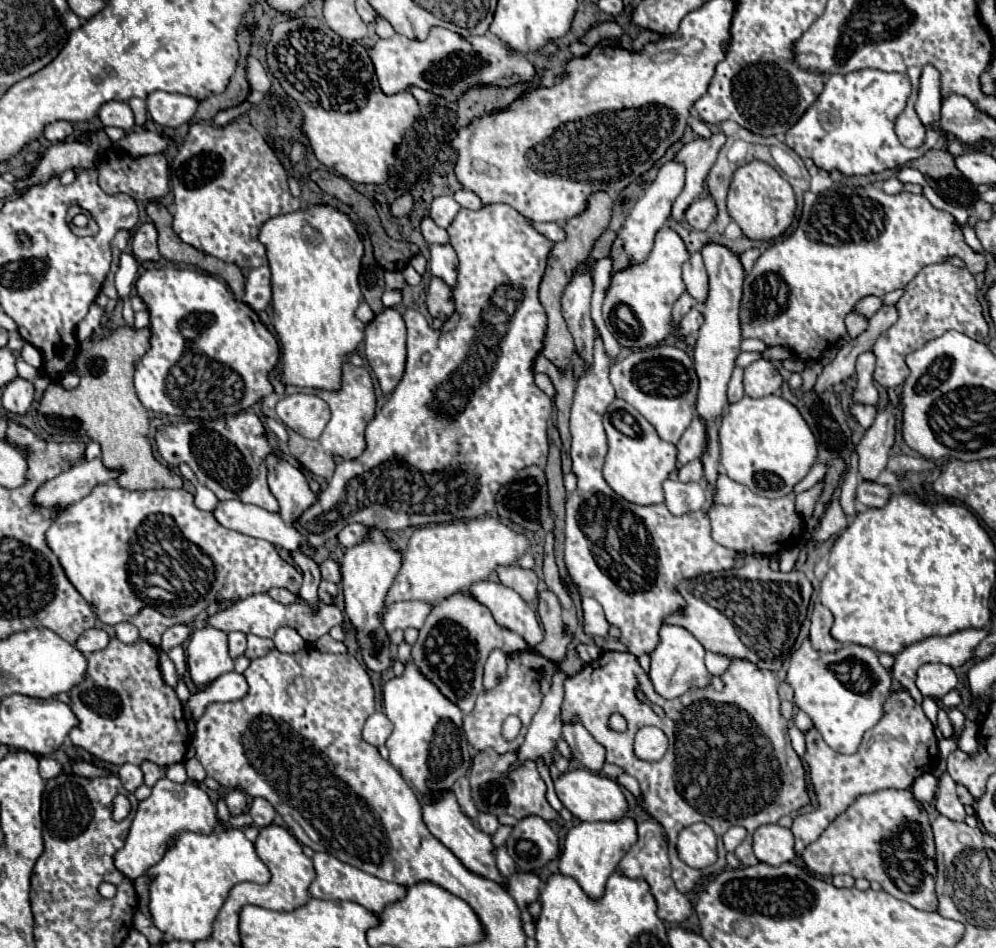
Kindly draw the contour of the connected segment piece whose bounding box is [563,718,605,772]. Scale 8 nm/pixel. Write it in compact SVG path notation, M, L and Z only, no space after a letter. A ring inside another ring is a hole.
M573 718L563 724L563 738L567 740L573 756L589 770L597 772L605 764L605 750L593 740L593 736L583 728L583 724Z

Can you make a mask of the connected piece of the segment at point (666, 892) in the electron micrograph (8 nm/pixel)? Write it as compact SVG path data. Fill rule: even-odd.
M647 820L647 822L639 824L639 840L621 858L619 870L629 878L647 880L647 884L651 886L651 892L653 892L653 896L657 900L659 918L663 918L663 920L667 920L671 924L679 924L691 914L691 902L675 888L675 884L671 880L671 862L669 862L669 852L667 852L667 840L665 840L661 824L657 824L655 820Z

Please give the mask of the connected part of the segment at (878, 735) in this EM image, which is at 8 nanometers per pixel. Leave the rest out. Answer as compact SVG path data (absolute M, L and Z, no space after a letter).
M907 690L891 692L883 704L883 718L863 736L859 750L853 756L833 752L823 736L811 726L805 732L807 752L805 762L809 766L809 780L817 798L817 808L811 814L803 814L793 820L791 832L795 836L795 852L801 854L821 832L849 808L857 794L867 794L883 788L907 790L925 772L931 772L939 764L939 748L931 720L925 716L921 704L917 704Z

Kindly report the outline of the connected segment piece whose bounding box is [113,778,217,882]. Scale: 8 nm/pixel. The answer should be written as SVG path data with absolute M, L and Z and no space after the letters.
M161 778L153 790L151 796L143 802L139 802L137 814L133 818L129 836L125 840L125 846L115 854L115 868L135 882L139 876L145 874L149 866L153 866L161 856L165 854L165 844L171 836L177 832L195 832L195 834L211 834L217 826L217 810L215 804L209 800L205 790L197 790L195 784L175 784L169 778Z

